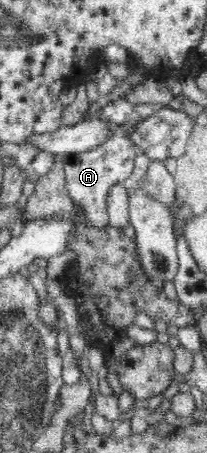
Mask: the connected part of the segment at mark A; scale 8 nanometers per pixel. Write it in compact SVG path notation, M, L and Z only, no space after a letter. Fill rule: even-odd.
M137 117L123 124L108 122L106 127L108 136L99 145L89 151L61 157L69 196L73 202L86 209L88 219L100 229L109 223L107 206L105 206L105 197L109 193L109 187L117 183L123 184L130 177L134 170L135 158L141 152L137 144L130 139L130 131L136 125L136 120Z

